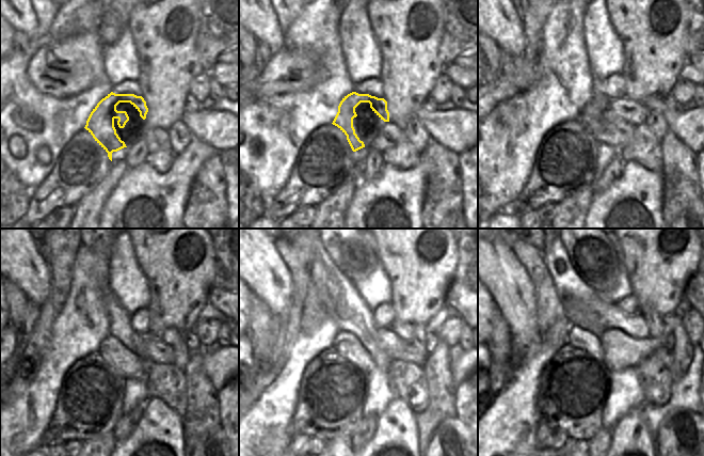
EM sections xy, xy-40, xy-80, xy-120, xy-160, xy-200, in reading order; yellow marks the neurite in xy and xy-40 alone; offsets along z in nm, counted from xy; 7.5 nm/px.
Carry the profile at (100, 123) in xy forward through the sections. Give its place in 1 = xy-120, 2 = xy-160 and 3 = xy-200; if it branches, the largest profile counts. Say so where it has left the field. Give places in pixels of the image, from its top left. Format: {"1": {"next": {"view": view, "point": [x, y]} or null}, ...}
{"1": {"next": {"view": "xy-120", "point": [154, 350]}}, "2": {"next": {"view": "xy-160", "point": [415, 352]}}, "3": {"next": {"view": "xy-200", "point": [667, 357]}}}

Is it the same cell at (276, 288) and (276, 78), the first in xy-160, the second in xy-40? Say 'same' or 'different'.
different

